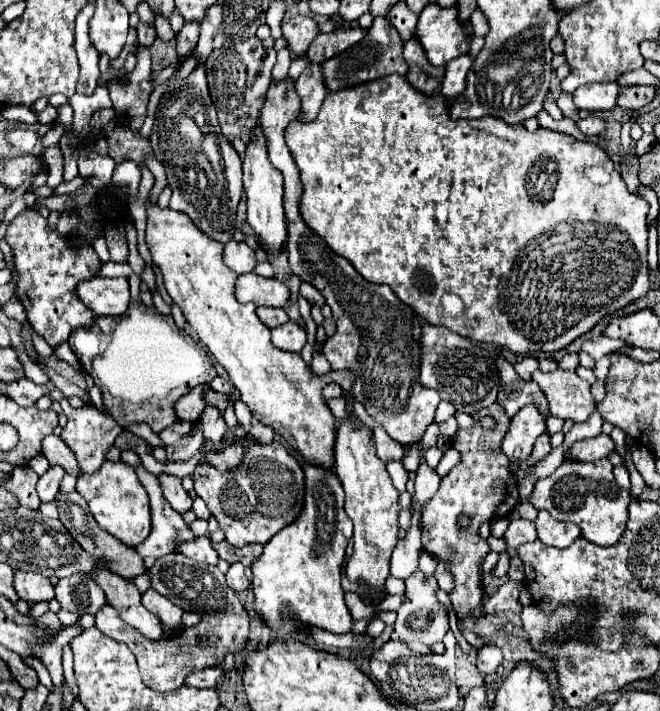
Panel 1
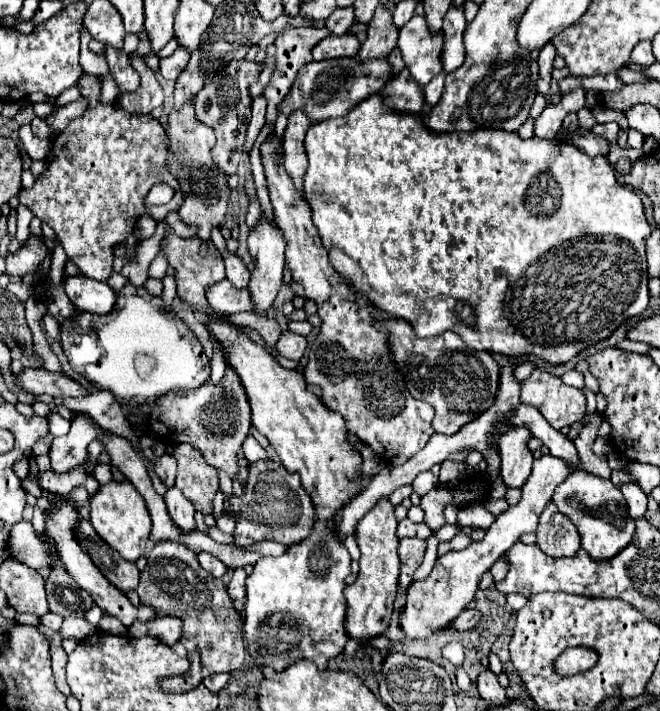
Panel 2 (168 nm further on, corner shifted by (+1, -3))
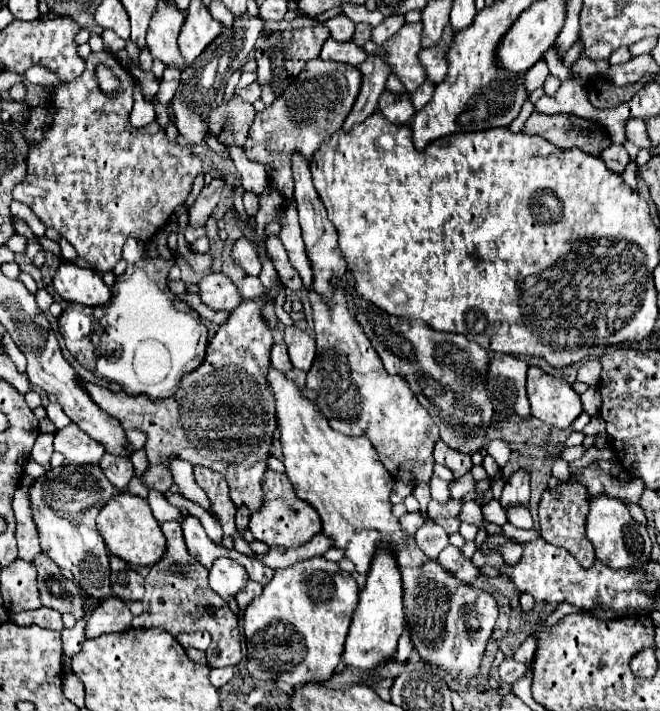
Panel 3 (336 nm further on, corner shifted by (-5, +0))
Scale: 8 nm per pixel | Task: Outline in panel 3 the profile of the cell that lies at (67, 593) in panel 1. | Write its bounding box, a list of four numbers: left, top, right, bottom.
[34,553,84,619]

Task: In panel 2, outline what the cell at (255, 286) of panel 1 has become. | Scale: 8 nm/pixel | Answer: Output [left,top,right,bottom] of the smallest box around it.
[206,280,254,314]

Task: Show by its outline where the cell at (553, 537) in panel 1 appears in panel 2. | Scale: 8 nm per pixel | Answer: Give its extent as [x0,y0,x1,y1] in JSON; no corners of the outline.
[536,502,580,556]

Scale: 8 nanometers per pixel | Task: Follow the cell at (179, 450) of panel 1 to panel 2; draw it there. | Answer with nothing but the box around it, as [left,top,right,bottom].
[156,454,176,488]

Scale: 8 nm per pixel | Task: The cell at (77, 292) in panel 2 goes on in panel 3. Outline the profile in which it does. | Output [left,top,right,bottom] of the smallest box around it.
[54,261,110,307]

